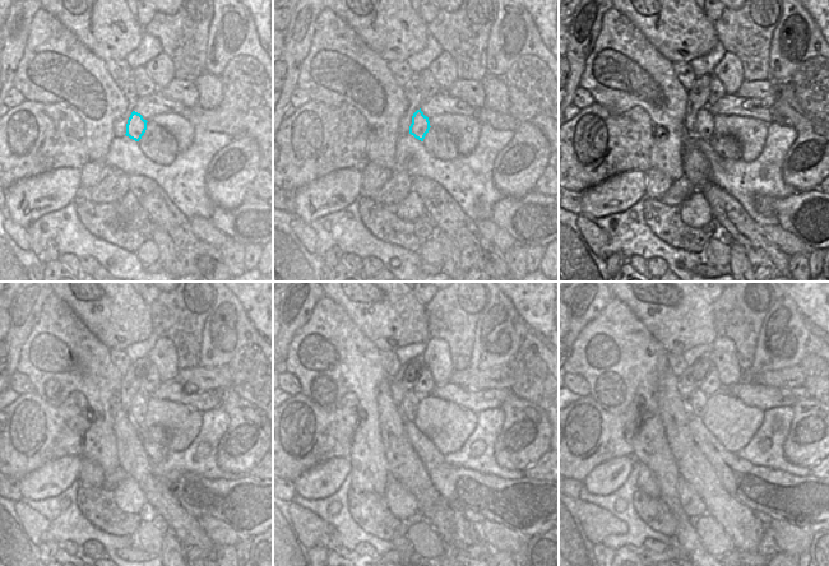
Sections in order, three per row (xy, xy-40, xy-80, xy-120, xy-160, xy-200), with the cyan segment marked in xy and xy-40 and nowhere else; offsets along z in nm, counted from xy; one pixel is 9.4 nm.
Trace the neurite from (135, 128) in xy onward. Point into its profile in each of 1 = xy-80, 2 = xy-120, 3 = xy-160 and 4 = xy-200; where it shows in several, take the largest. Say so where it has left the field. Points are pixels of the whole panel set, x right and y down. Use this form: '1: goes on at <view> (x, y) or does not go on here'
1: goes on at xy-80 (704, 126)
2: goes on at xy-120 (137, 409)
3: goes on at xy-160 (408, 407)
4: goes on at xy-200 (696, 402)

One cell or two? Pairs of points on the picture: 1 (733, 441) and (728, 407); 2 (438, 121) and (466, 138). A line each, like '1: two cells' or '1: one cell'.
1: one cell
2: one cell

